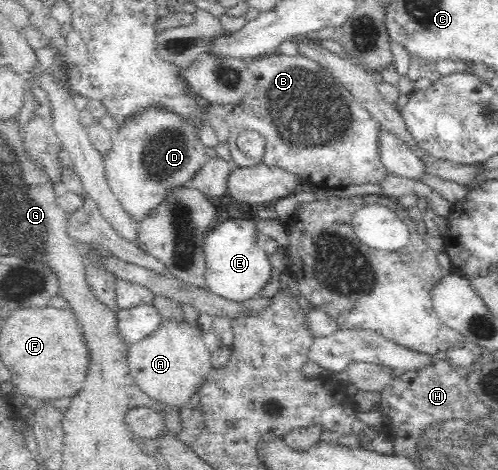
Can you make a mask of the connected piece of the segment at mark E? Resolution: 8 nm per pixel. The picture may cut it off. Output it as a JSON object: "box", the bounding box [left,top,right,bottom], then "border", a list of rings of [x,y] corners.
{"box":[204,219,273,303],"border":[[[228,219],[219,226],[214,225],[204,237],[204,278],[207,290],[213,295],[239,303],[261,297],[261,290],[271,281],[273,266],[269,254],[256,244],[256,229],[253,220]]]}

